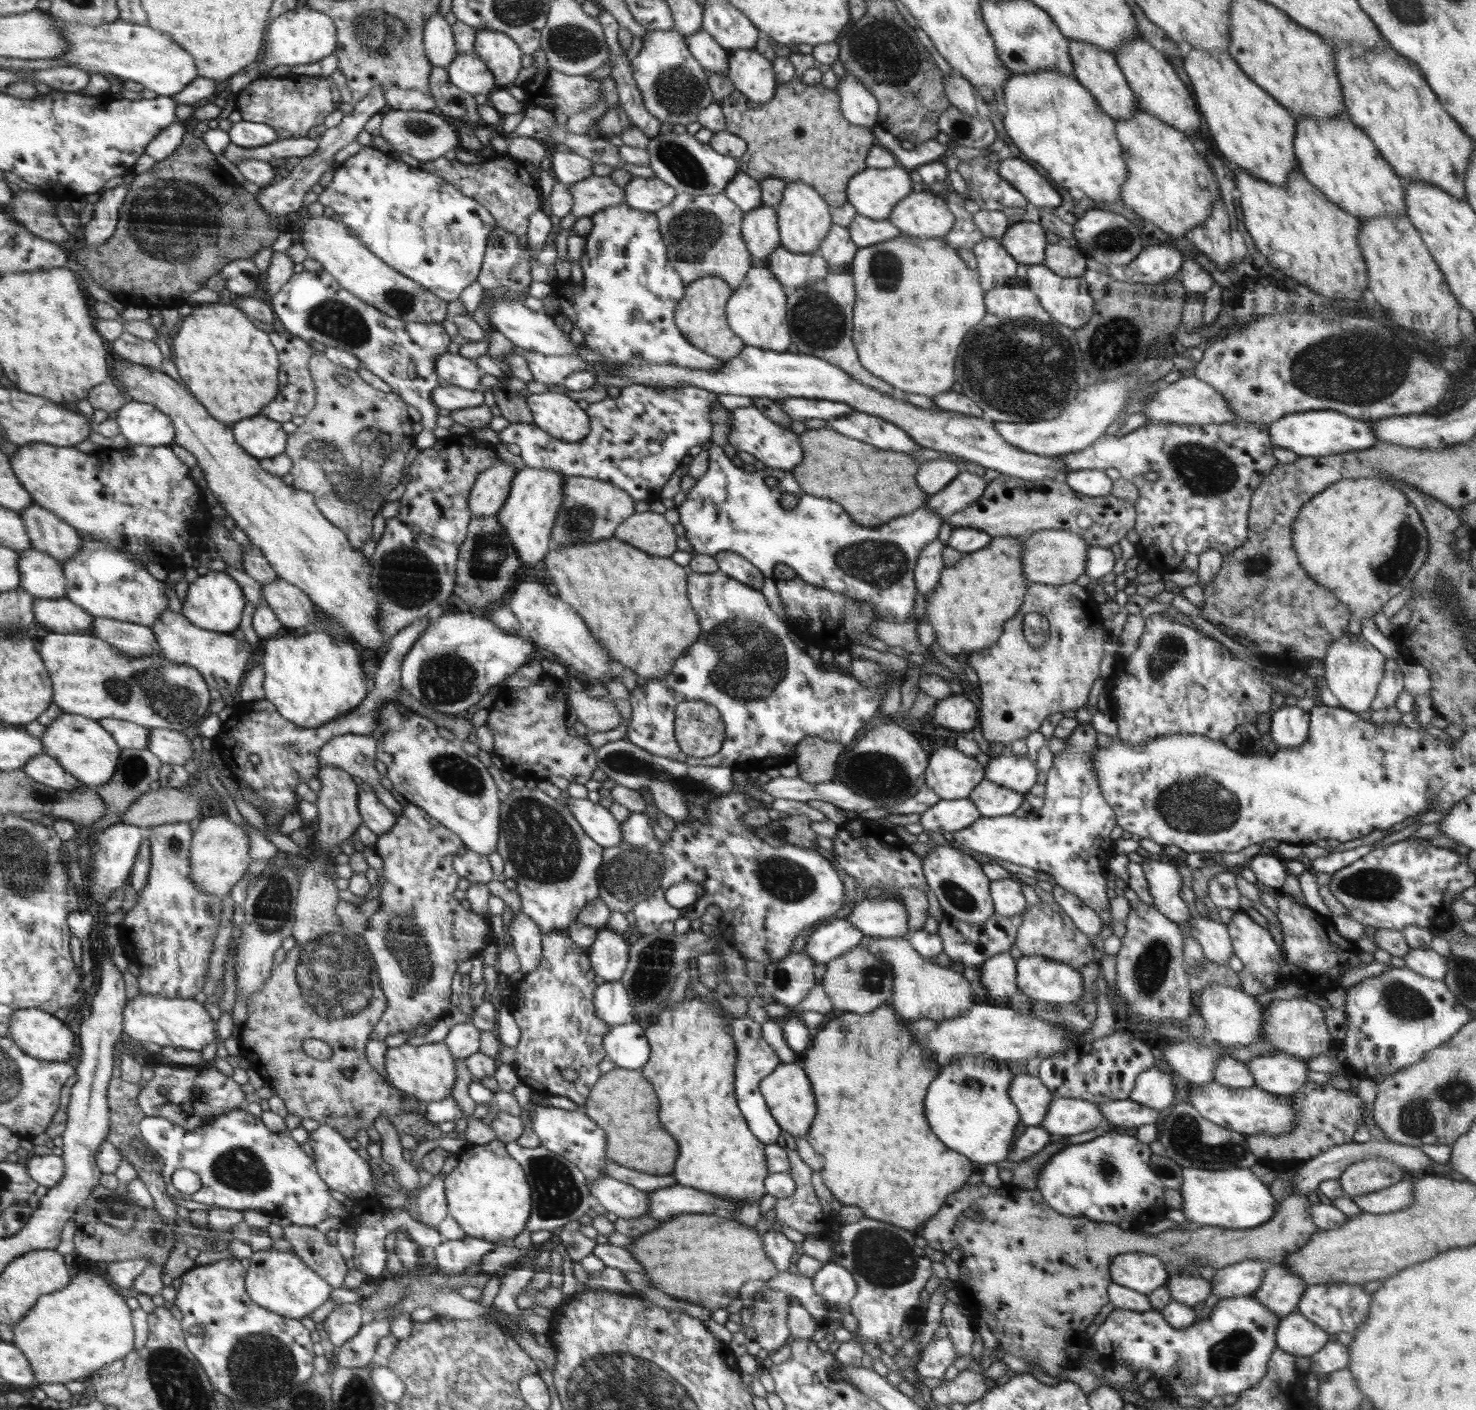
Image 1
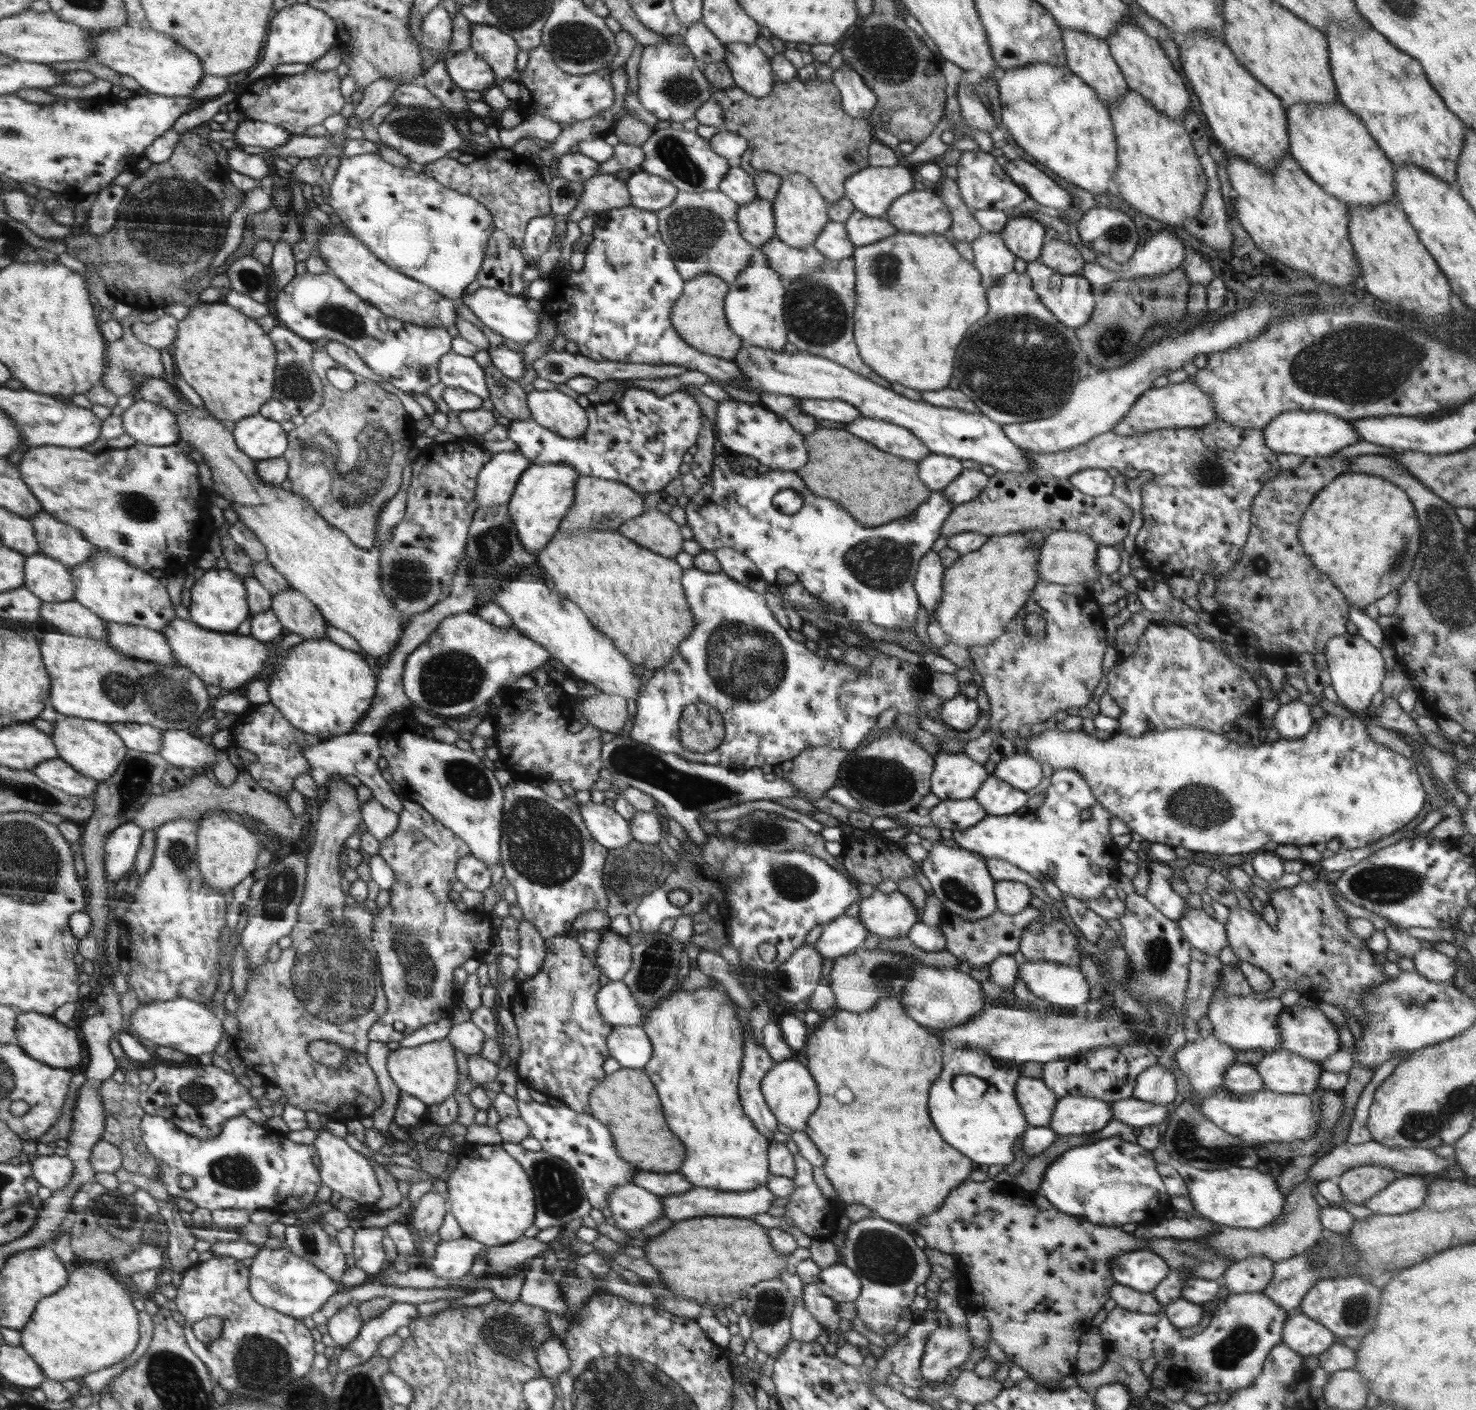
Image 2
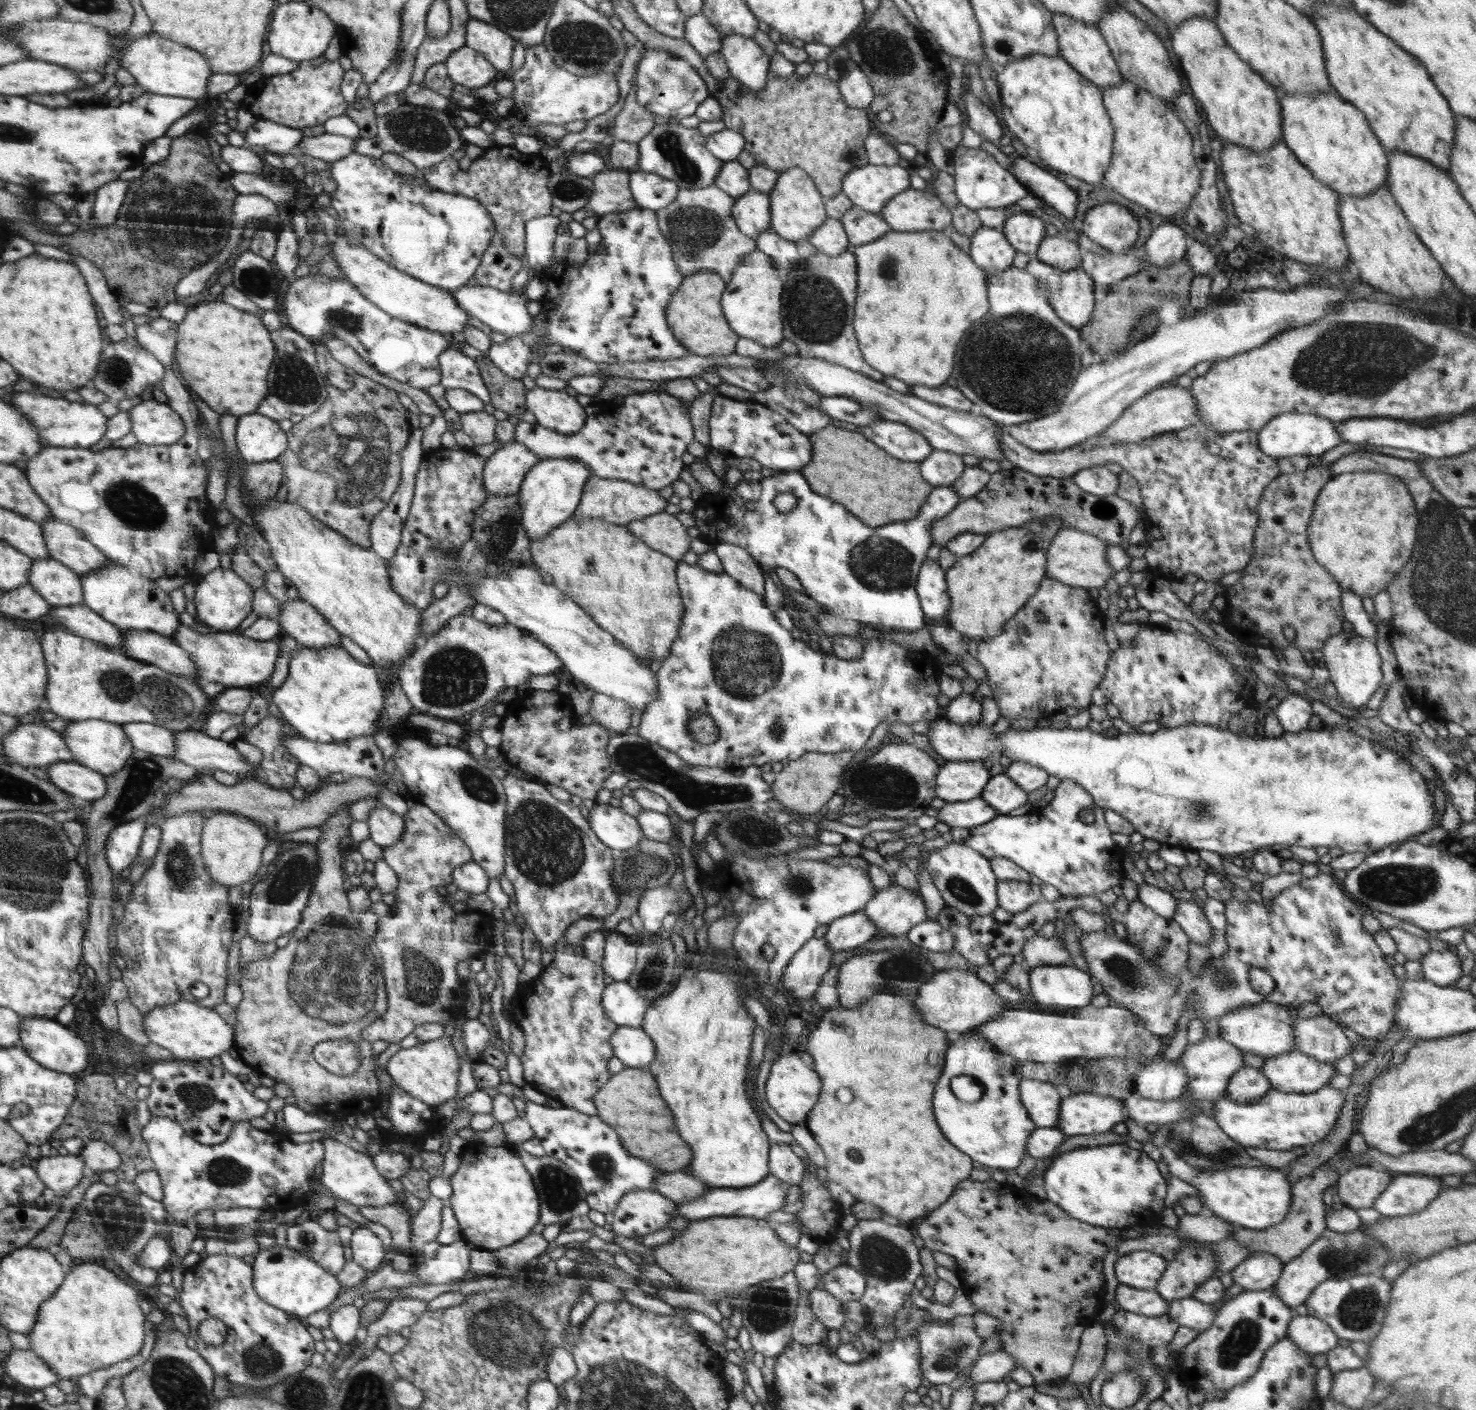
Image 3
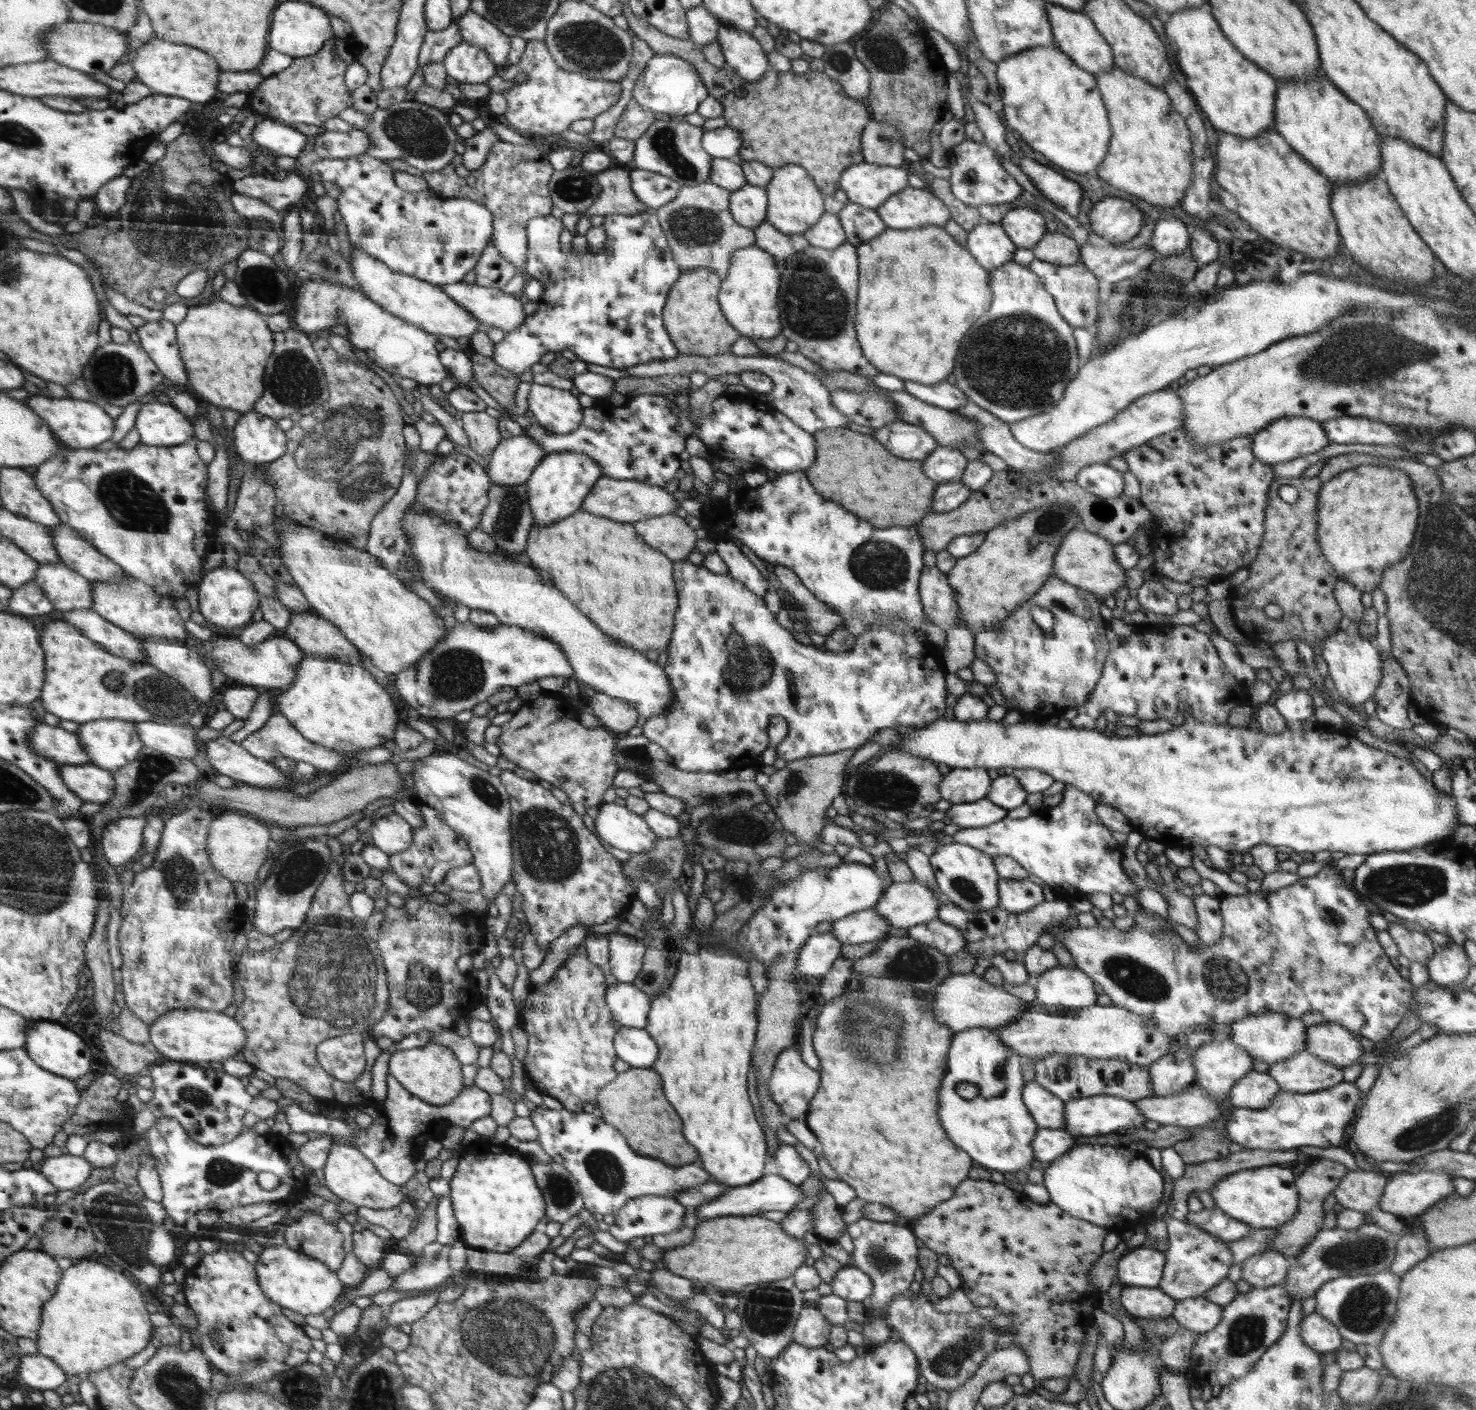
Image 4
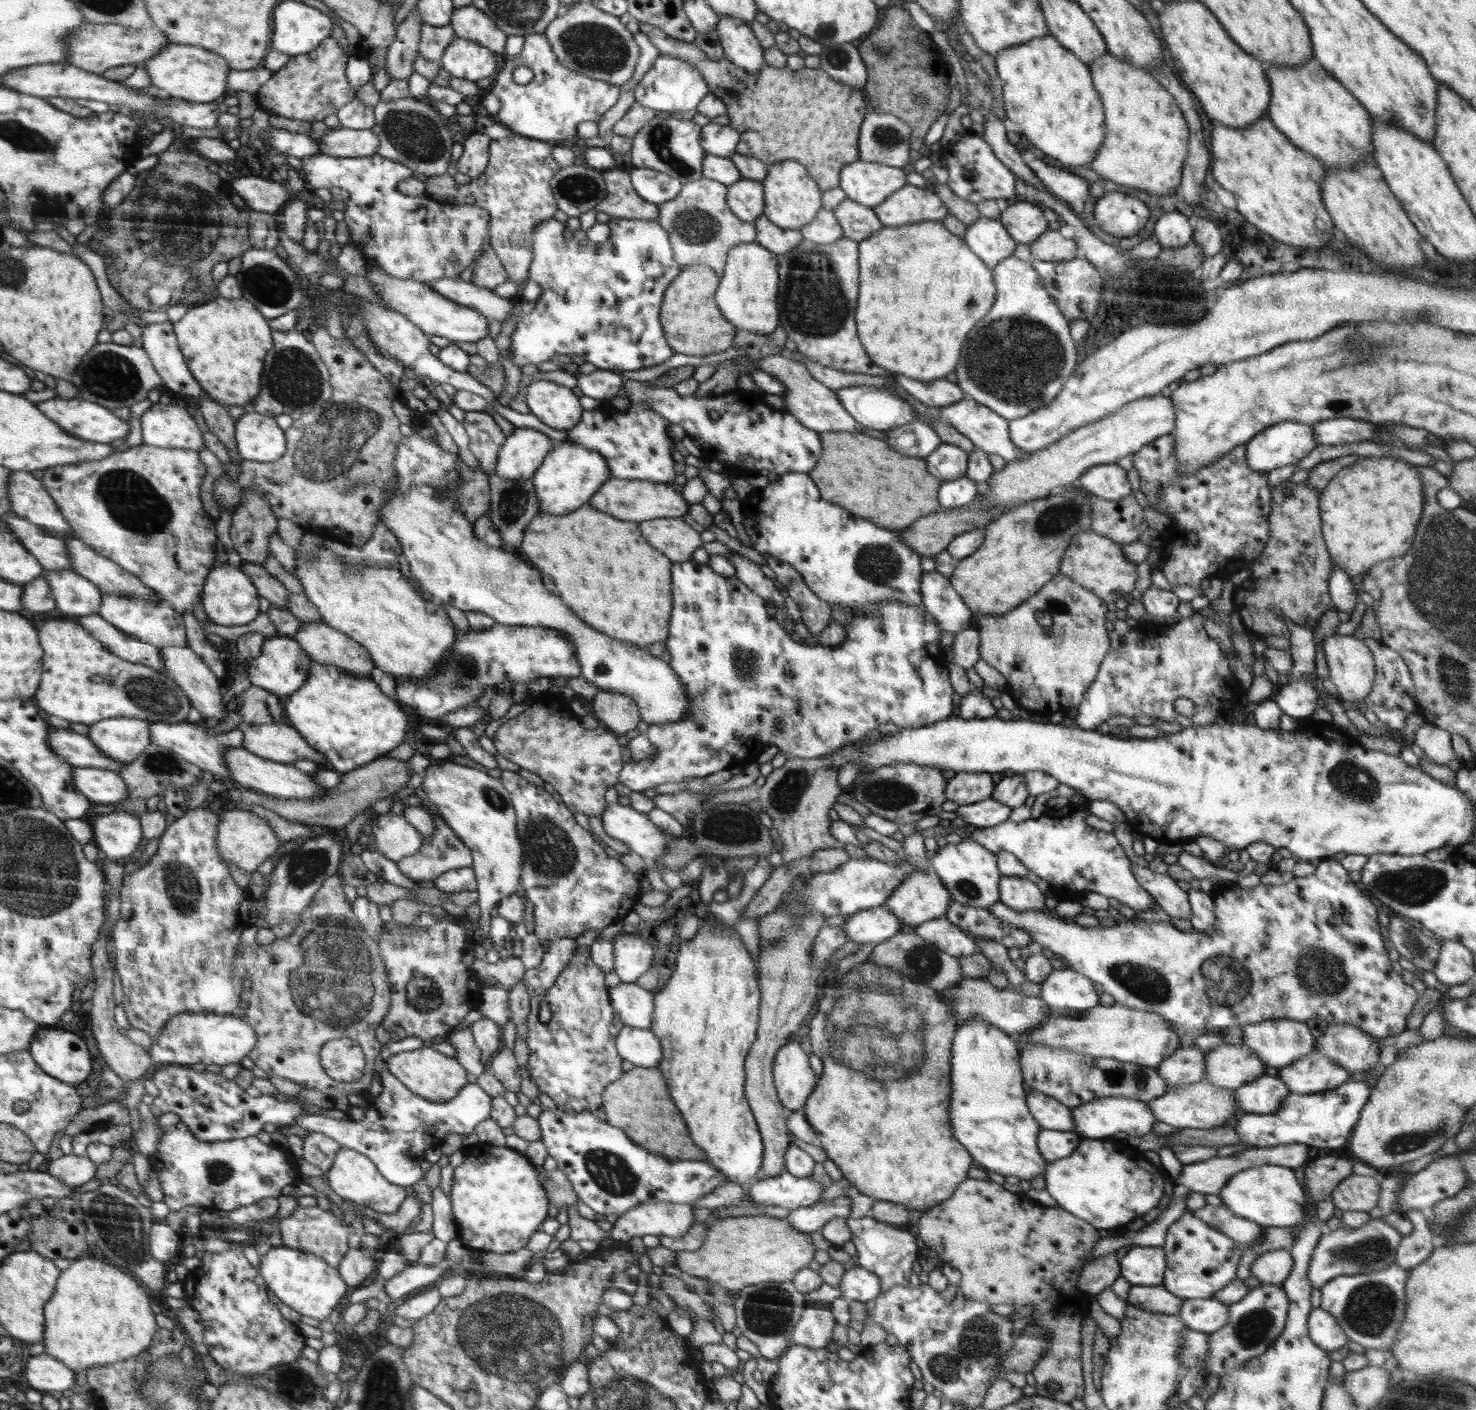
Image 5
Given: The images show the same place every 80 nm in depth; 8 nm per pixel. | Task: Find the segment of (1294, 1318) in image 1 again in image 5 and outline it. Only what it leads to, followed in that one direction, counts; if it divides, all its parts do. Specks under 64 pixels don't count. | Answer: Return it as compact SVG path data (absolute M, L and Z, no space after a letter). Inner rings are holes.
M1320 1307L1310 1312L1308 1331L1314 1345L1329 1352L1346 1347L1349 1341L1334 1316Z

